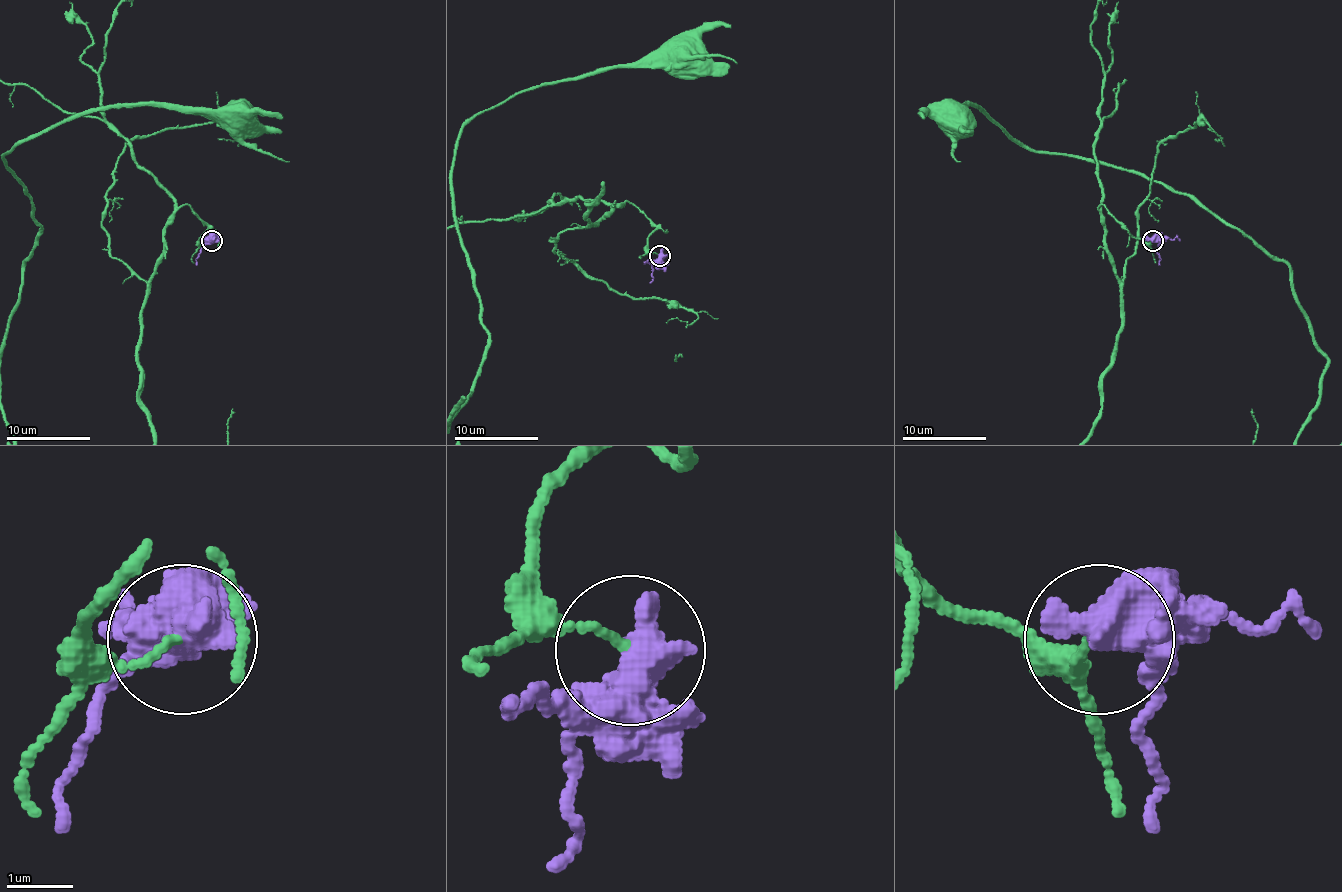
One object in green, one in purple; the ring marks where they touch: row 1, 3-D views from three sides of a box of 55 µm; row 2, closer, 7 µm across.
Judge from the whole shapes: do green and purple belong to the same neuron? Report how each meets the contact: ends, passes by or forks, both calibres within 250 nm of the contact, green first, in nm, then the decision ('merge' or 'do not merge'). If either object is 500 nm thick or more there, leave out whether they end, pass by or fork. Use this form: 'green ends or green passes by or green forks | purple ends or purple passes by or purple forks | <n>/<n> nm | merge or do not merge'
90/800 nm | do not merge

